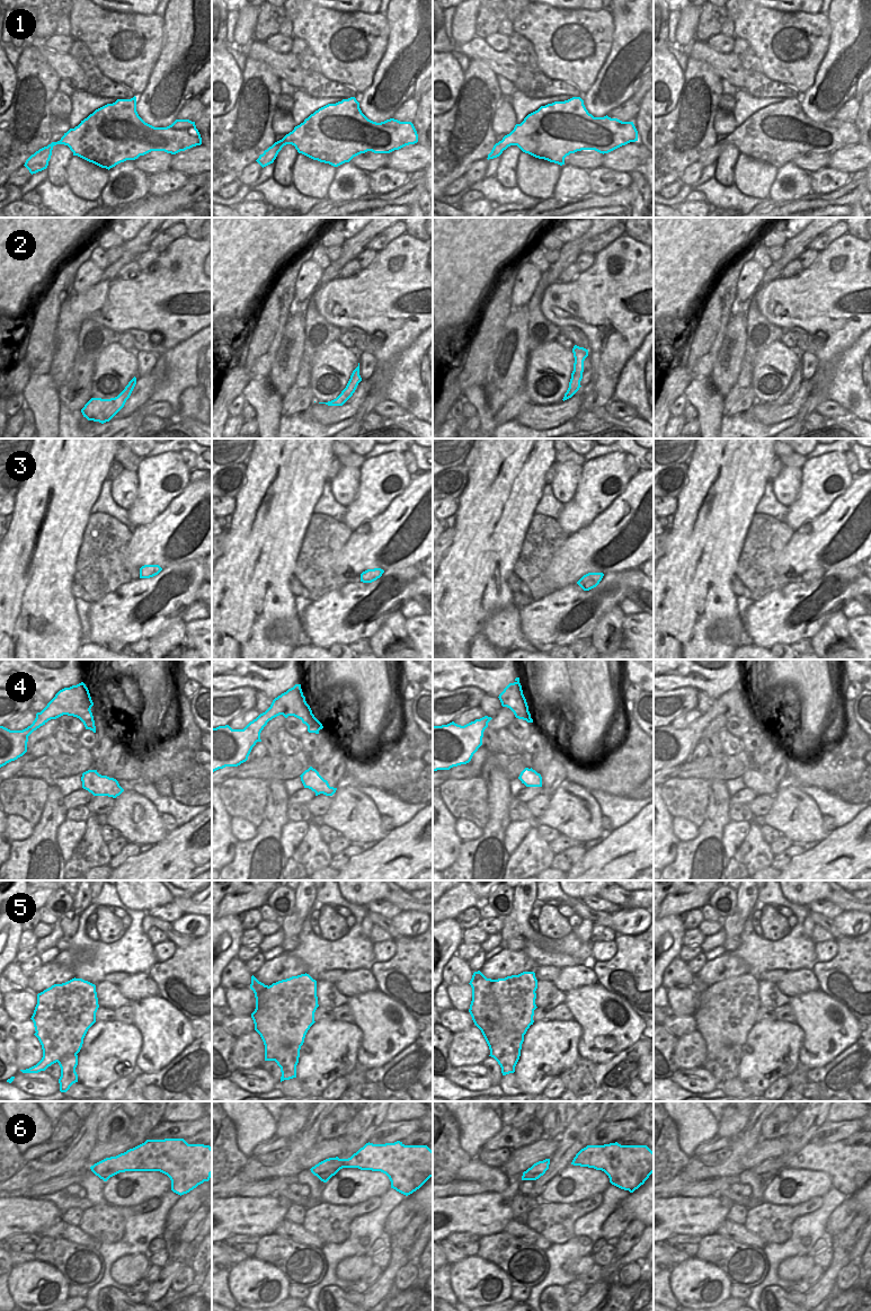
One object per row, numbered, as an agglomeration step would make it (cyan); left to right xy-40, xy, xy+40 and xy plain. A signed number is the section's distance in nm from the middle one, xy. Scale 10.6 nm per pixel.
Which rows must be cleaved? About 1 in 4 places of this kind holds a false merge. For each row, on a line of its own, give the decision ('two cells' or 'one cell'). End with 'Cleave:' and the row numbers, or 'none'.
1: one cell
2: one cell
3: one cell
4: two cells
5: two cells
6: one cell
Cleave: 4, 5

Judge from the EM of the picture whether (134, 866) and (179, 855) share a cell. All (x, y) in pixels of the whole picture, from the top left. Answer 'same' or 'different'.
same

